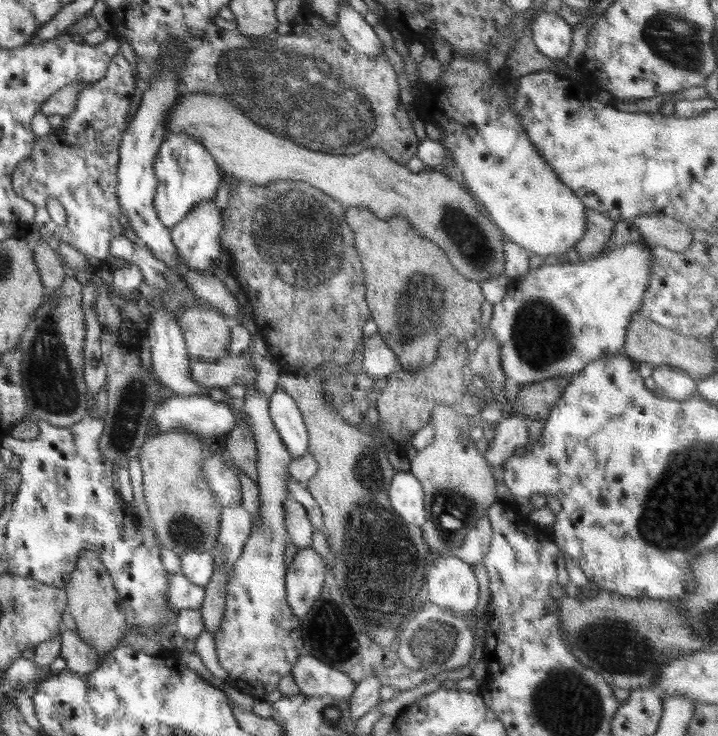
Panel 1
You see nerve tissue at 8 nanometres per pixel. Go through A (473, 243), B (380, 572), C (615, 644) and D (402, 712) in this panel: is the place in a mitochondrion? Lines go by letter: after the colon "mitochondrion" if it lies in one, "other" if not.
A: mitochondrion
B: mitochondrion
C: mitochondrion
D: other

